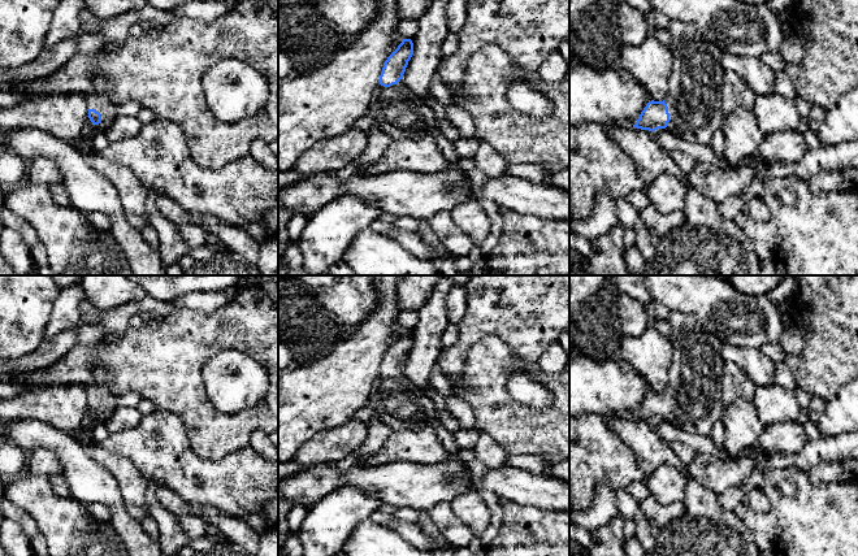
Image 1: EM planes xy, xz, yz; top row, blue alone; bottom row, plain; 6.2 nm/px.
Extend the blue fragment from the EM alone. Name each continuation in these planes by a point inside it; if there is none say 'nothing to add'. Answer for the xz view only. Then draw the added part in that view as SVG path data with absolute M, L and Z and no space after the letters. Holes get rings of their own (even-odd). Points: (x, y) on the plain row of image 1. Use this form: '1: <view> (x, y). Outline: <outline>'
1: xz (401, 404). Outline: M400 370L396 375L378 375L368 405L378 412L378 420L394 430L420 430L436 420L433 400L416 387Z

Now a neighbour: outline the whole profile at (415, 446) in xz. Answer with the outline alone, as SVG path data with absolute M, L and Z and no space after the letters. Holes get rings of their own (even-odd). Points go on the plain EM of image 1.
M425 426L420 430L394 430L378 452L361 459L358 464L367 466L394 461L434 464L455 456L458 455L446 451L439 434L432 426Z

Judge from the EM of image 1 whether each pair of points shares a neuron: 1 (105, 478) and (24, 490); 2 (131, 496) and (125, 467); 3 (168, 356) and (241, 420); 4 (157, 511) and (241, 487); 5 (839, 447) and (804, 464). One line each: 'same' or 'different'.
1: different
2: same
3: same
4: different
5: same

